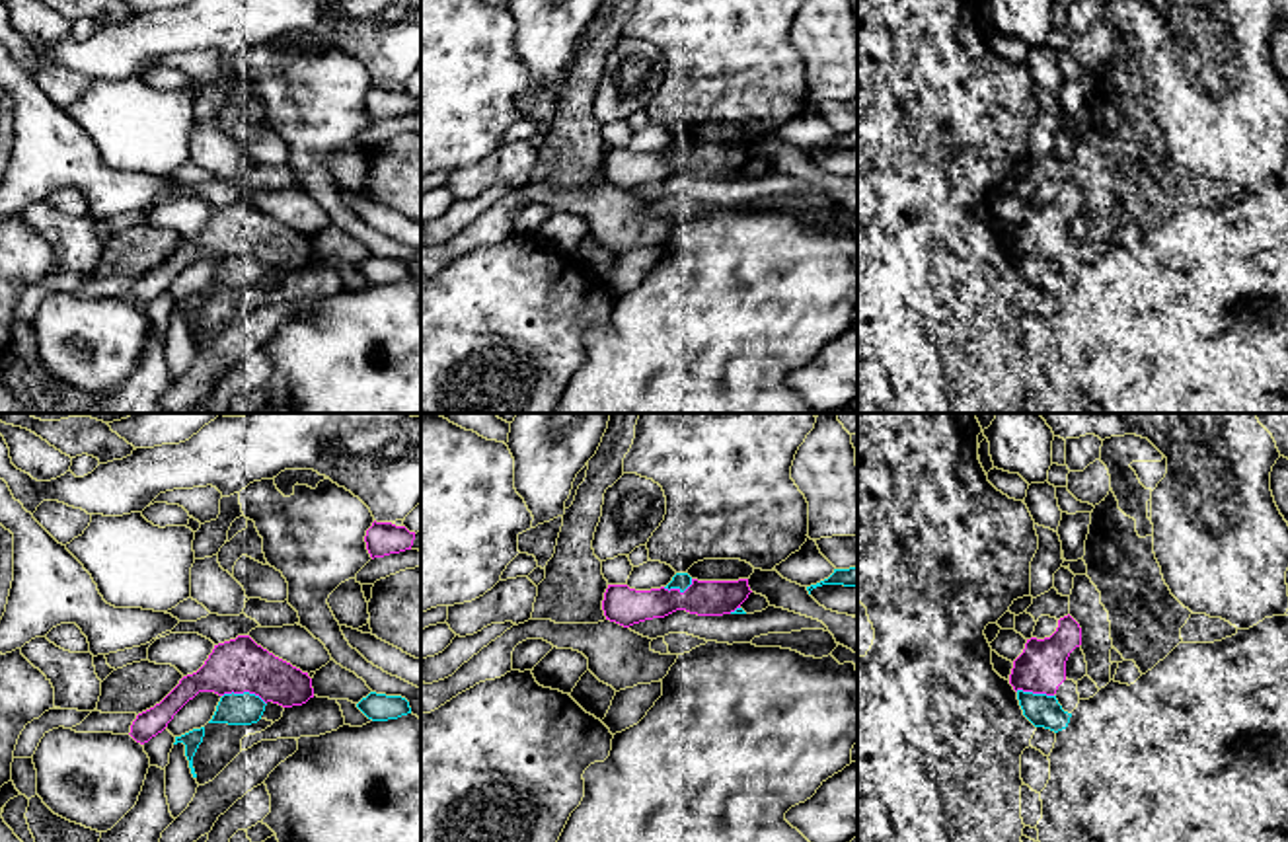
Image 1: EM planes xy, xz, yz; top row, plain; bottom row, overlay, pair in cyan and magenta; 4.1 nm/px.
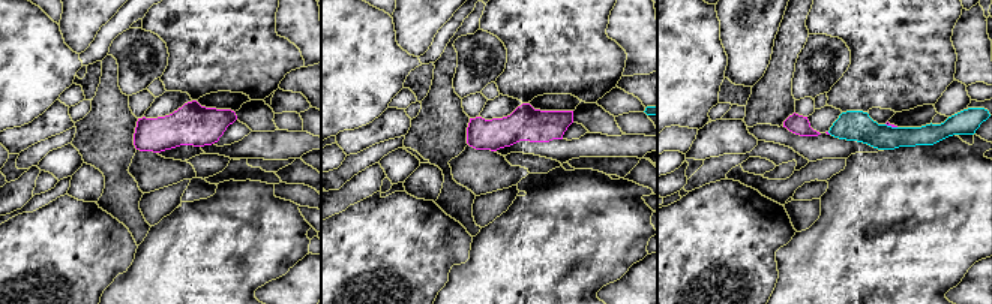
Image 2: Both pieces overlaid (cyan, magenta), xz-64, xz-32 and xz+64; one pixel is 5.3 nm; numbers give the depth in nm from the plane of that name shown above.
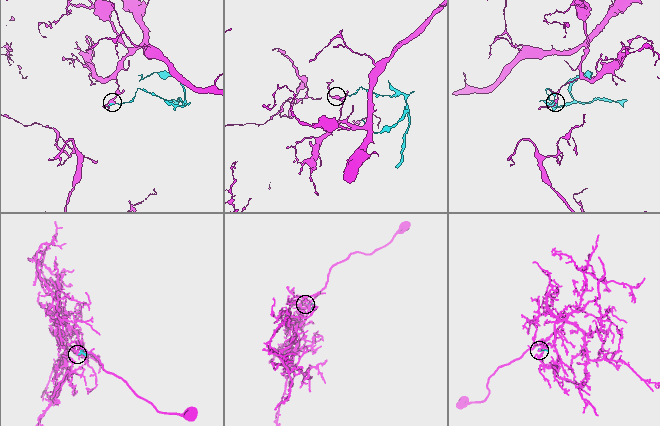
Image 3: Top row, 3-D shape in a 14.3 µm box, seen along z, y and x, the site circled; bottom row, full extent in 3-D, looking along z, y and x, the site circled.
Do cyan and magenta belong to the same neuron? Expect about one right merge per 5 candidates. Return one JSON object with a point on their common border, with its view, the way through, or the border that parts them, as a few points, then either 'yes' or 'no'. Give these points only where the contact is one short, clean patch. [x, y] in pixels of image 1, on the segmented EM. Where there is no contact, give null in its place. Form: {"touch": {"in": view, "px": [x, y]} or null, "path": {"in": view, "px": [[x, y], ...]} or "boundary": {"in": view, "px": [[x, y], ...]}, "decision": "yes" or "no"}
{"touch": {"in": "xy", "px": [244, 692]}, "decision": "no"}

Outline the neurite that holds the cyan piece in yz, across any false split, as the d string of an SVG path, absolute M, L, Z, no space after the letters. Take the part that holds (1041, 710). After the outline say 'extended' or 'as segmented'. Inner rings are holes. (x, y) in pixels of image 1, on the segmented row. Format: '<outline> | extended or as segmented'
M1017 690L1023 715L1035 725L1054 733L1068 727L1072 713L1064 711L1056 696Z | as segmented

